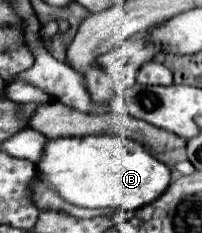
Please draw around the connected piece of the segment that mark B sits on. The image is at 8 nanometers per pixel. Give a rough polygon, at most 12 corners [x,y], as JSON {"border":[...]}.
{"border":[[116,134],[50,140],[34,182],[82,208],[138,210],[168,166]]}

